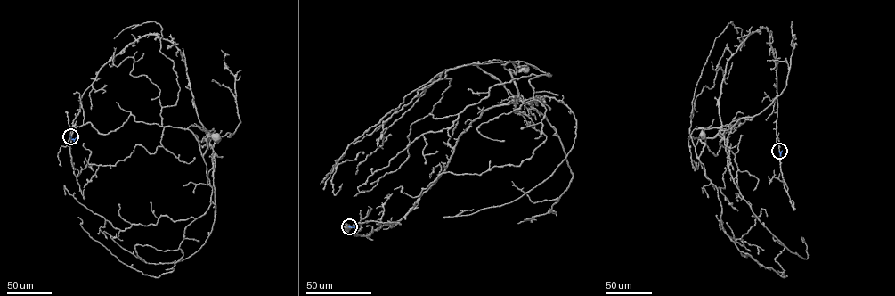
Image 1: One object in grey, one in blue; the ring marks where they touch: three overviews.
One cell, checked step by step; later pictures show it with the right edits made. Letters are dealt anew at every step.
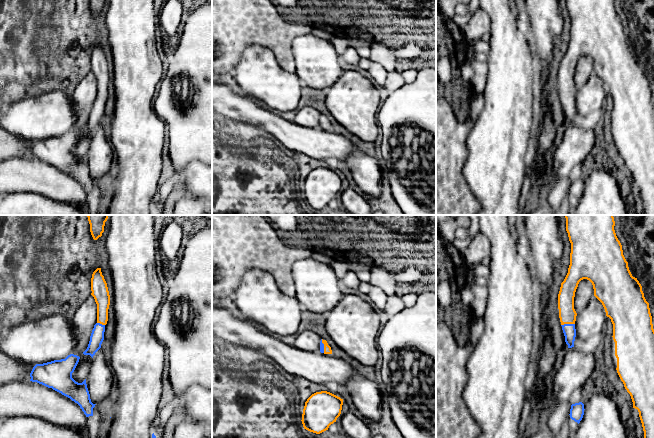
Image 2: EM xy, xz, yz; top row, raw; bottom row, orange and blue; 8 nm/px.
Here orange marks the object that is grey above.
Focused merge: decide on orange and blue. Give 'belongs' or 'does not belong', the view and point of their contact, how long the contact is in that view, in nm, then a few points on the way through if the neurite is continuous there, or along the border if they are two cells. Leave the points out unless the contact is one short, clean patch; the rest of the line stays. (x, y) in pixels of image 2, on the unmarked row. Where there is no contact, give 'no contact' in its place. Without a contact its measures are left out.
belongs | yz (567, 99) | 110 nm | across yz (567, 90), (567, 99), (569, 106)

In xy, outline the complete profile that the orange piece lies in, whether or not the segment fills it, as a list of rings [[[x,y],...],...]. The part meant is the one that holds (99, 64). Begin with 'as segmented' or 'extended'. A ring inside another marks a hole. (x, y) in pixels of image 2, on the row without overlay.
extended | [[[97,44],[92,50],[91,67],[91,71],[97,80],[97,99],[94,101],[88,123],[83,130],[90,131],[93,134],[95,129],[101,124],[104,116],[105,101],[108,97],[110,81],[110,71],[101,44]]]

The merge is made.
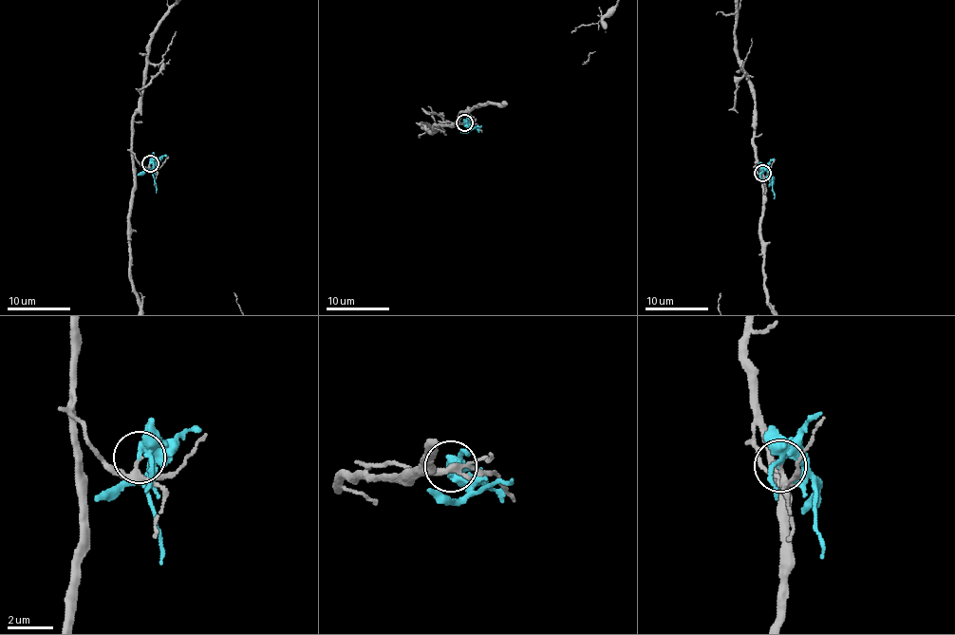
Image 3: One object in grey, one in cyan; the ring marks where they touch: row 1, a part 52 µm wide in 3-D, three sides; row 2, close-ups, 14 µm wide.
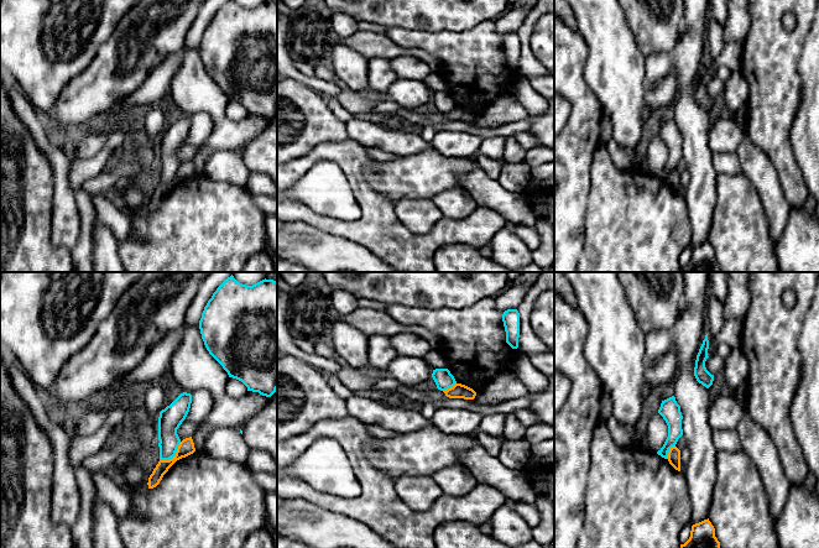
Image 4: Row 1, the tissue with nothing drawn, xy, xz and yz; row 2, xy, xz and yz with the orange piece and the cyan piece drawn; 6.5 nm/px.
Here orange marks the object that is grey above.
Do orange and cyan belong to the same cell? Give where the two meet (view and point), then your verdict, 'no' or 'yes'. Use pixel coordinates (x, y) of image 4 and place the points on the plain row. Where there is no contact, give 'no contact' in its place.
meets orange in xy at (175, 178); no

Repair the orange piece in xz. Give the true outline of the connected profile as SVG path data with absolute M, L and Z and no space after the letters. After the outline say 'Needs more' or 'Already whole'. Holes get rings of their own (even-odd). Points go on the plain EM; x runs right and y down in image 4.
M455 106L453 110L443 114L449 121L464 121L464 122L474 122L476 115L461 106Z. Already whole

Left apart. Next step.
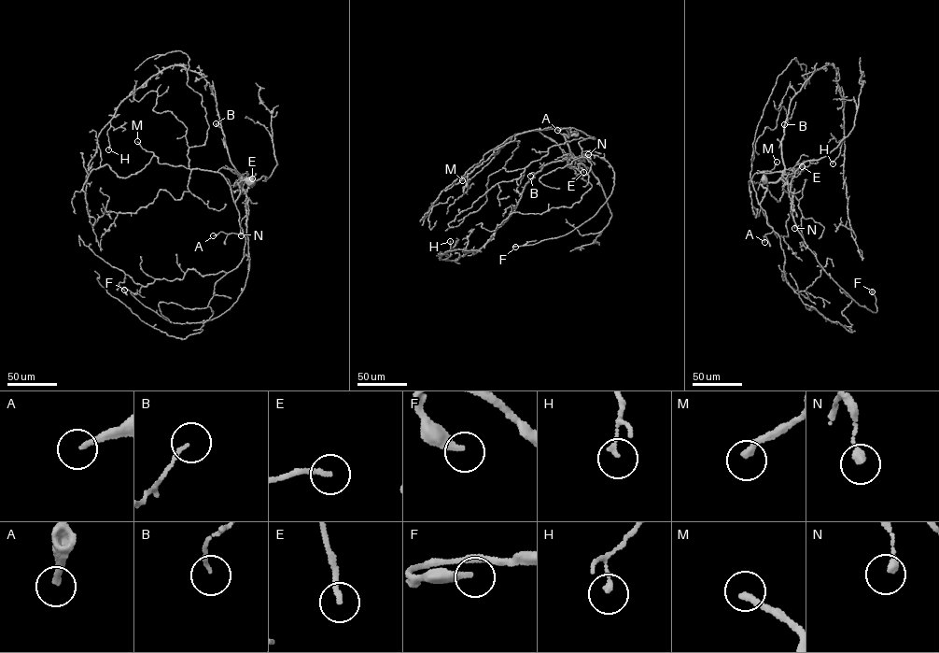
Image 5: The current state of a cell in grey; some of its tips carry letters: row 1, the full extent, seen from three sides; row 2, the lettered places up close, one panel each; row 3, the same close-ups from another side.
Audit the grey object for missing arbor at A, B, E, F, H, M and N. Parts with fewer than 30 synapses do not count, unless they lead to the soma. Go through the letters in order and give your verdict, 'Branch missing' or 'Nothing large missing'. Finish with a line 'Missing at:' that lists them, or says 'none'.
A: Branch missing
B: Nothing large missing
E: Nothing large missing
F: Nothing large missing
H: Nothing large missing
M: Branch missing
N: Nothing large missing
Missing at: A, M

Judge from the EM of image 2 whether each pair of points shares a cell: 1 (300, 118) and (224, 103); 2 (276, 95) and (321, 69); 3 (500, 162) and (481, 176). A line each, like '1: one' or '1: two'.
1: two
2: two
3: one

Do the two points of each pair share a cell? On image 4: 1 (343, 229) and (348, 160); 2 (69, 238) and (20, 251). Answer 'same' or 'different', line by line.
1: same
2: different

